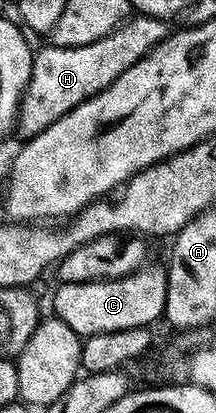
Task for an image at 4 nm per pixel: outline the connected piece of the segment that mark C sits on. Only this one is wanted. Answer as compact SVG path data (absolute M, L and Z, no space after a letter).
M147 263L137 268L132 274L121 276L115 280L93 280L92 282L76 282L75 284L57 285L54 292L53 315L59 320L68 322L72 330L80 337L91 336L92 334L104 334L112 330L128 330L132 326L150 326L153 320L161 321L166 310L166 269L160 263Z

